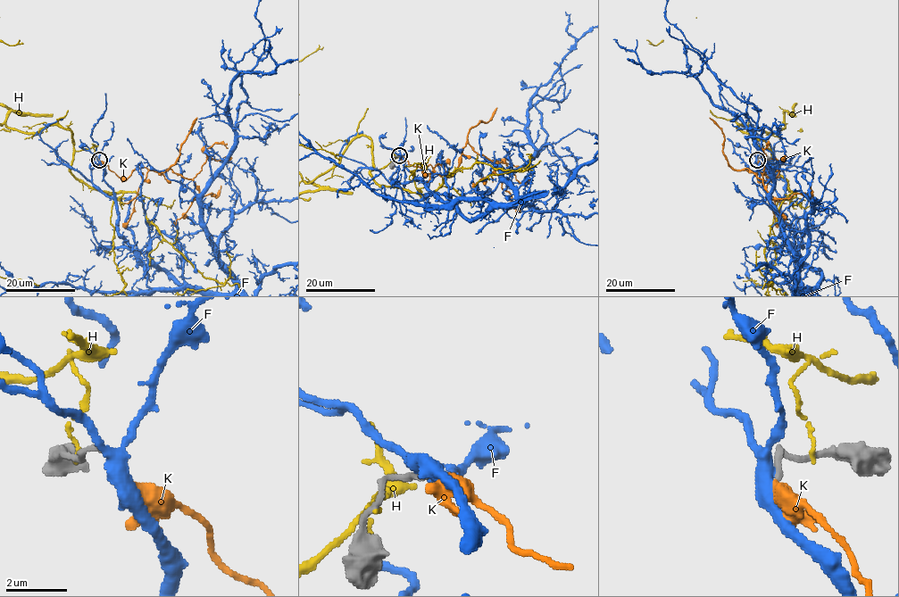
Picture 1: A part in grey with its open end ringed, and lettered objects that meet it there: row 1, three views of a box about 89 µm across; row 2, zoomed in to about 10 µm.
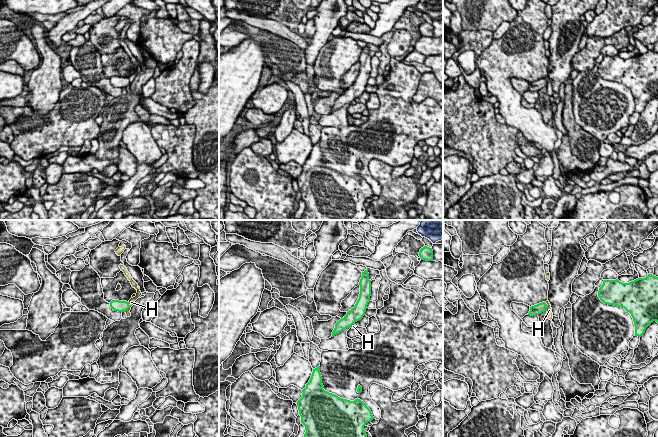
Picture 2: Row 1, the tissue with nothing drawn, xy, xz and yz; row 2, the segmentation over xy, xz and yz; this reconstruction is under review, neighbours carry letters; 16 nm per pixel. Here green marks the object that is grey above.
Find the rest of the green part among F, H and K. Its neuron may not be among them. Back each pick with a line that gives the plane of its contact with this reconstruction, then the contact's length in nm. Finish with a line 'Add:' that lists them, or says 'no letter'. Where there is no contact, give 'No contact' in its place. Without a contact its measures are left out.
K: No contact
Add: K

